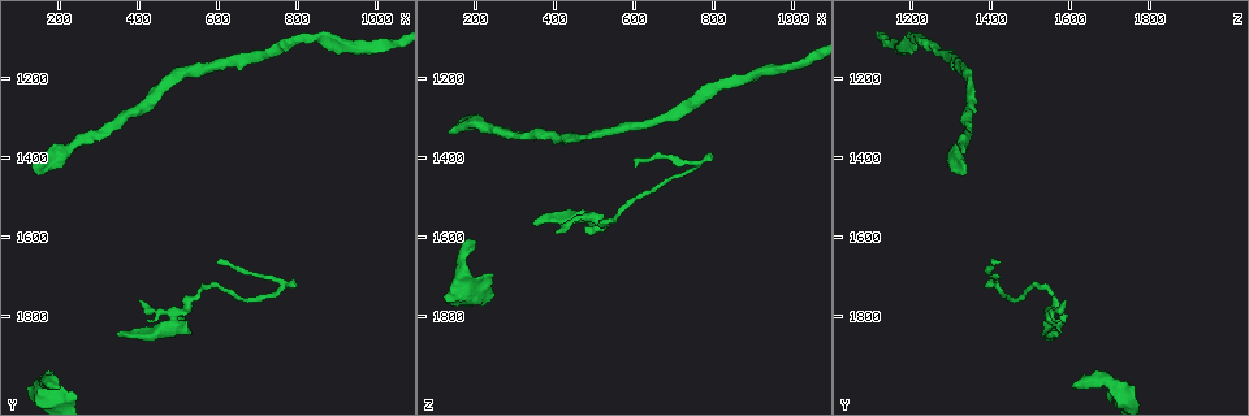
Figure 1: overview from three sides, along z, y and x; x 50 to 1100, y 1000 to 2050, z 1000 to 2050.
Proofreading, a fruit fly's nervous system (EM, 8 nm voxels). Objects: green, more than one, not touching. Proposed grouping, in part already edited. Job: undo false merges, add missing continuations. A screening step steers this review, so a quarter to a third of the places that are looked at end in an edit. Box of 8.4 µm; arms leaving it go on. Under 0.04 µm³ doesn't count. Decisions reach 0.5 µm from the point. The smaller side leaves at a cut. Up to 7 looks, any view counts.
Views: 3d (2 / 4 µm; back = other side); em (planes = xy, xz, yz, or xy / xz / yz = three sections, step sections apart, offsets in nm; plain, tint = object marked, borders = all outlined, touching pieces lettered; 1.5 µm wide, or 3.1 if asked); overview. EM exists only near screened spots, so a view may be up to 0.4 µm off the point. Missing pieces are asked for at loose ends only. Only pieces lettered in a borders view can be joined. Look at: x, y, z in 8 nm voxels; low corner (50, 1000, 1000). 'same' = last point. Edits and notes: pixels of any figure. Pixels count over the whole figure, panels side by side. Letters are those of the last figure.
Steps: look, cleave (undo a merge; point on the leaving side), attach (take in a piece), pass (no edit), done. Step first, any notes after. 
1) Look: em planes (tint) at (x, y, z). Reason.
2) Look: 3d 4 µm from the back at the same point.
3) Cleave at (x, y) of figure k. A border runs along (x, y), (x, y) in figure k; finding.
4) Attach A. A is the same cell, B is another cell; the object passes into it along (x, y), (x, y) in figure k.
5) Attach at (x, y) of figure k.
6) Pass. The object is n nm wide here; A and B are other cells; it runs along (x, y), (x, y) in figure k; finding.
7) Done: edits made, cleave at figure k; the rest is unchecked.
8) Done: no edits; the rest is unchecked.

Look: 3d 4 µm at (200, 1980, 1615). Branch stops here.

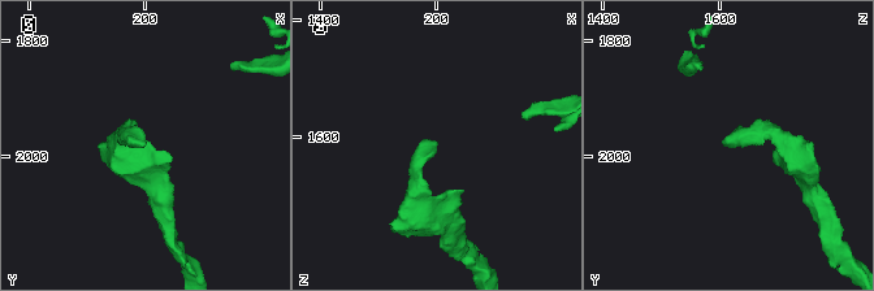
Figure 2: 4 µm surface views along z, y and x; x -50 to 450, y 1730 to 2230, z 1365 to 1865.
Look: em xz step 4 (tint) at (195, 1985, 1610). Need the tissue.

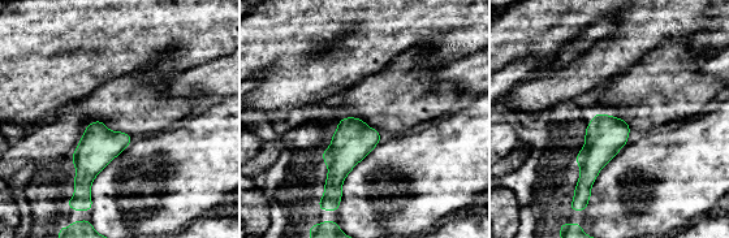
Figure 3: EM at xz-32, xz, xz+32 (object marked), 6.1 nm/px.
Look: em planes (borders) at the same point.

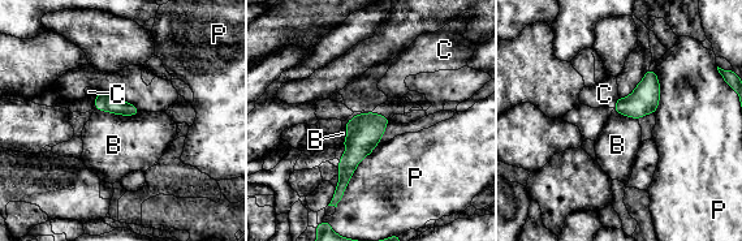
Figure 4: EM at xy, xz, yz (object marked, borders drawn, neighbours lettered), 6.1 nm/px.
Pass. B, C and P are other cells; a border runs along (95, 108), (123, 115), (141, 111) in figure 4; no lettered piece goes on from it.

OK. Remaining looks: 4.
Look: em planes (borders) at (140, 1435, 1335). Tapers out.

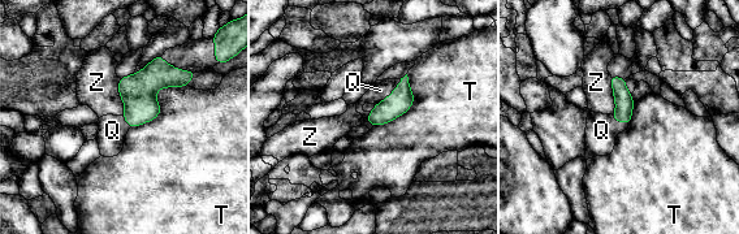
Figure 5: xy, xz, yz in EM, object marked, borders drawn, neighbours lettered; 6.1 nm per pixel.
Attach Q. The longest contact is with T, 440 nm; Q is the same cell, T and Z are other cells; the object passes into it along (401, 99), (390, 94), (380, 90) in figure 5; it goes on there.

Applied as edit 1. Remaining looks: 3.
Look: 3d 2 µm at (605, 1665, 1430). End of a long branch.

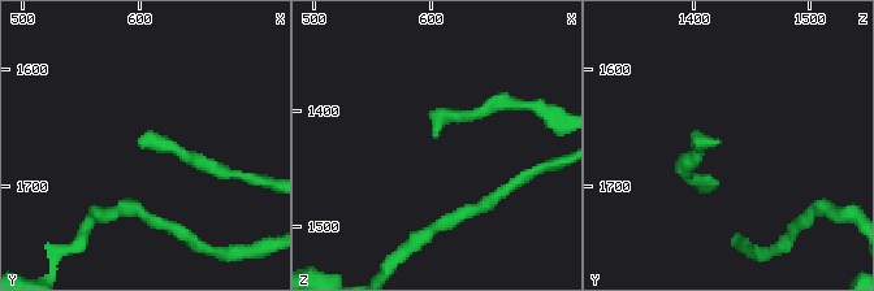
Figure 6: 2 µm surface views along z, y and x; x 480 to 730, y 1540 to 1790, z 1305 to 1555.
Look: em planes (borders) at (602, 1664, 1424).

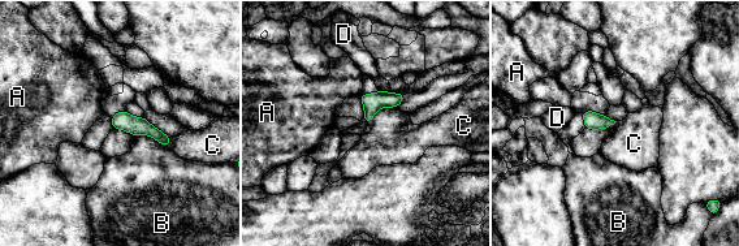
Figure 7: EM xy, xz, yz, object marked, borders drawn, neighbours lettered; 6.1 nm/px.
Pass. A, B, C and D are other cells; a border runs along (396, 107), (381, 107), (368, 125) in figure 7; none of them fits.

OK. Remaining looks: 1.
Done: edits made, attach at figure 5; the rest is unchecked.

